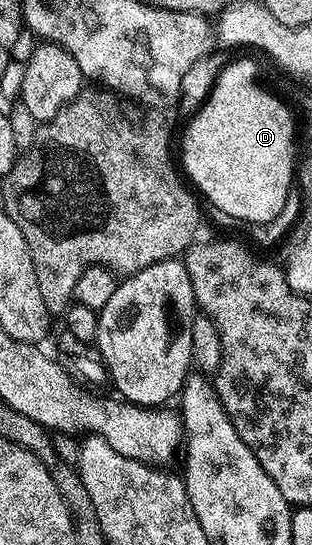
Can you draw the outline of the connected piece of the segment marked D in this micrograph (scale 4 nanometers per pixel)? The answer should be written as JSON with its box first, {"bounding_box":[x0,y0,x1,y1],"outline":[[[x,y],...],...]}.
{"bounding_box":[180,60,296,226],"outline":[[[234,60],[222,73],[218,76],[218,81],[214,84],[214,89],[210,92],[210,97],[202,104],[202,109],[195,114],[190,120],[190,125],[186,128],[186,137],[182,140],[182,160],[180,156],[180,164],[184,169],[185,175],[190,175],[189,183],[204,197],[214,208],[219,208],[226,216],[231,216],[234,220],[243,220],[249,226],[265,225],[272,223],[273,220],[280,214],[288,205],[291,199],[290,187],[295,187],[296,184],[296,160],[294,164],[294,120],[290,117],[290,112],[286,109],[286,104],[278,96],[273,96],[264,85],[258,81],[258,68],[250,60]]]}

